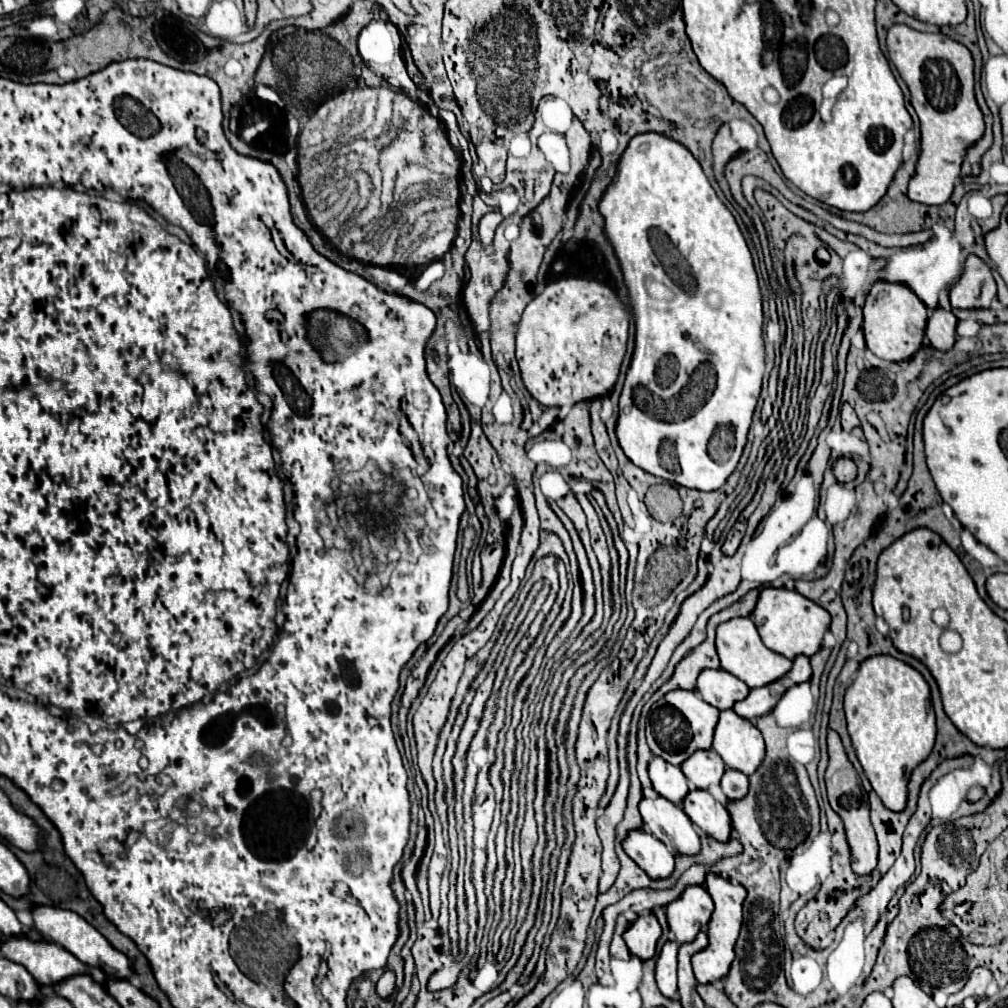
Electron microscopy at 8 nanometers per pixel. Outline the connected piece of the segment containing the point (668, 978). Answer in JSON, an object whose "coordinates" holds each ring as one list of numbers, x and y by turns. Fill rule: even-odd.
{"coordinates":[[666,941,658,959,656,959,656,983,662,995,676,999,676,953,678,945,676,941]]}

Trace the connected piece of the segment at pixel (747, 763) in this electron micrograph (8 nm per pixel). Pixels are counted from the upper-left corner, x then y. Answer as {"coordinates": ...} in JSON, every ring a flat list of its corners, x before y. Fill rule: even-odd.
{"coordinates":[[726,709,720,711,712,749,722,757,726,767,750,775,762,763,764,739,752,721,738,717,732,709]]}

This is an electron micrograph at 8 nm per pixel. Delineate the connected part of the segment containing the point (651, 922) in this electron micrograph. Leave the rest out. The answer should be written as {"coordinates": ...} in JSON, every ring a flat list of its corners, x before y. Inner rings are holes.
{"coordinates":[[652,913,638,915,630,923,630,927,624,931,624,941,630,949,630,953,640,957,642,961,654,957,658,937,660,937,660,923,656,921,656,917]]}

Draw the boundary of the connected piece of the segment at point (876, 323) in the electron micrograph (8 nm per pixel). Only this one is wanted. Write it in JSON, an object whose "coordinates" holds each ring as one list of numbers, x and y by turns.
{"coordinates":[[876,281,864,305,862,331,866,337,868,349,886,361,910,359,922,345,926,317,928,317,926,305,922,305,922,301,906,285]]}

